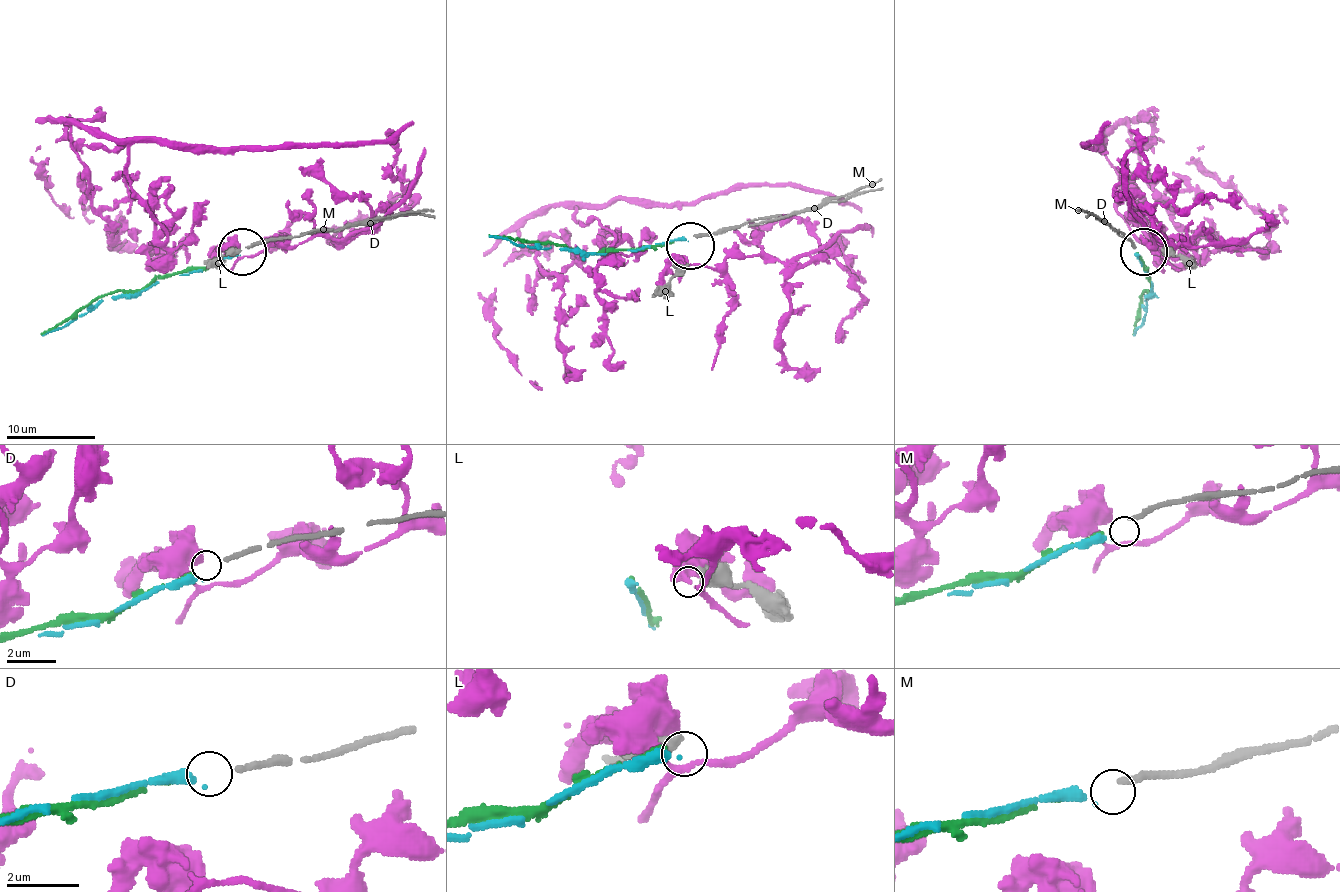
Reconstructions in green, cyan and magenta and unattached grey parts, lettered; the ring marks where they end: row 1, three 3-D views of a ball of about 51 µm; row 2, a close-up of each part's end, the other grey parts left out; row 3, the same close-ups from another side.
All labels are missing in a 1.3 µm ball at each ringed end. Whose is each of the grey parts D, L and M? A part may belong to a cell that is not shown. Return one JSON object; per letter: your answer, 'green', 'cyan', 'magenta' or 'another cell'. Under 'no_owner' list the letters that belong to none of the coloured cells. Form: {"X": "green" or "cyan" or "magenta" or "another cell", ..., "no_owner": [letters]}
{"D": "green", "L": "another cell", "M": "cyan", "no_owner": ["L"]}

